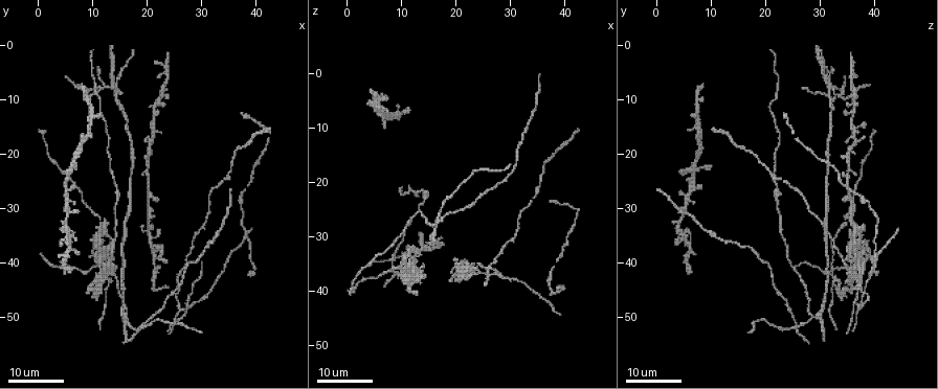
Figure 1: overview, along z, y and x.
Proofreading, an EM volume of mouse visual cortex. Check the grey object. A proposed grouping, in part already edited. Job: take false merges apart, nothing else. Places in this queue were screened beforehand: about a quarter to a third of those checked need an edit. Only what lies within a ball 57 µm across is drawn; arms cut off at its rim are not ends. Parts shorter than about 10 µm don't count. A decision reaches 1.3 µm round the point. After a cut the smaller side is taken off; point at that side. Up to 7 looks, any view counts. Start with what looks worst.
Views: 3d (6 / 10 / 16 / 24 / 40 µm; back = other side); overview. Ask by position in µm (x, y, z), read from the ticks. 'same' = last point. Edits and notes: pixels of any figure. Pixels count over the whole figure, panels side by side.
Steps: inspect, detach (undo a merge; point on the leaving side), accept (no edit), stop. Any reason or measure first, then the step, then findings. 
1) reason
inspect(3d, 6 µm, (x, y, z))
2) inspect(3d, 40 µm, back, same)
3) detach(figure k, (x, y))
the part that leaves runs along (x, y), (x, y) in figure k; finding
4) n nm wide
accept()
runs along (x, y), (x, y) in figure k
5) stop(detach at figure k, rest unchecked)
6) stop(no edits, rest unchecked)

three-way junction
inspect(3d, 24 µm, (13.0, 41.0, 25.5))

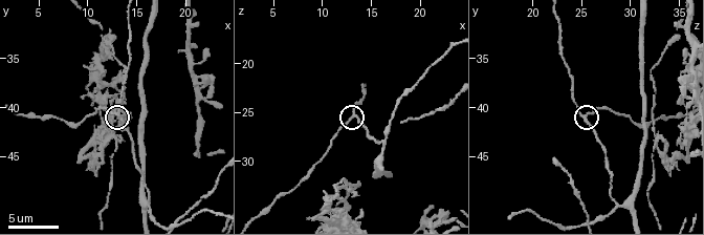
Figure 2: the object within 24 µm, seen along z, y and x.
inspect(3d, 10 µm, (13.4, 40.8, 25.2))

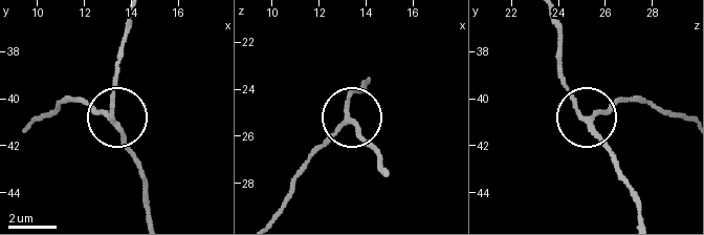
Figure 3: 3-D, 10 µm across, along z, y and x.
180 nm wide
accept()
runs along (640, 214), (639, 196), (591, 120), (626, 100) in figure 3; one neuron here

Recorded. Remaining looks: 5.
a fork
inspect(3d, 10 µm, (16.4, 50.0, 28.4))

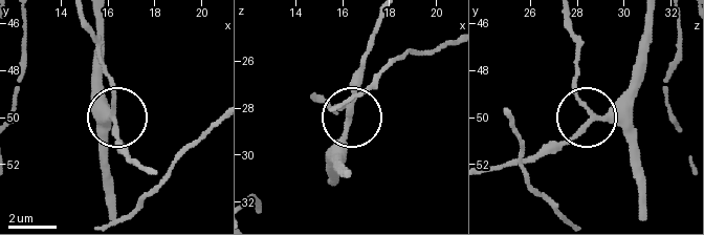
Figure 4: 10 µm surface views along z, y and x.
3 arms
accept()
runs along (95, 22), (95, 94), (113, 119), (124, 152) in figure 4; continuous, no second neuron

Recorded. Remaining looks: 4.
sudden change in width
inspect(3d, 6 µm, (12.8, 43.2, 32.8))

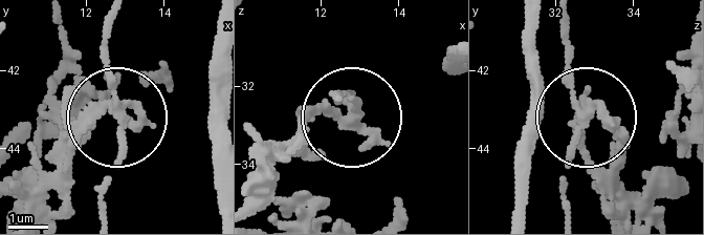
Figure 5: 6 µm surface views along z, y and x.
detach(figure 5, (64, 122))
the part that leaves runs along (579, 114), (584, 145), (620, 185), (640, 195), (680, 191) in figure 5; a second neuron is stuck on

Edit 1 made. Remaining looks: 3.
stop(detach at figure 5, rest unchecked)

